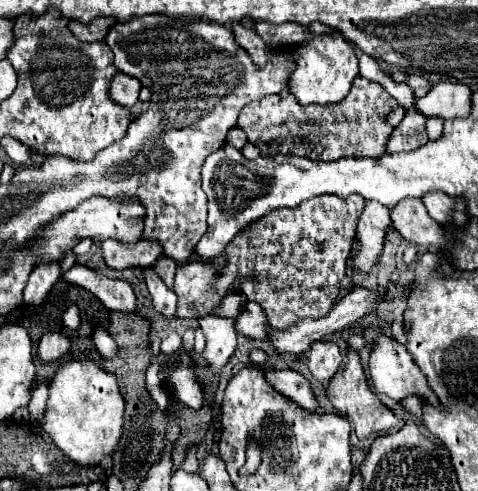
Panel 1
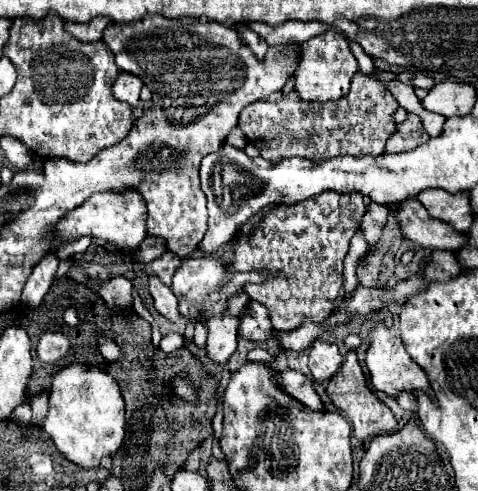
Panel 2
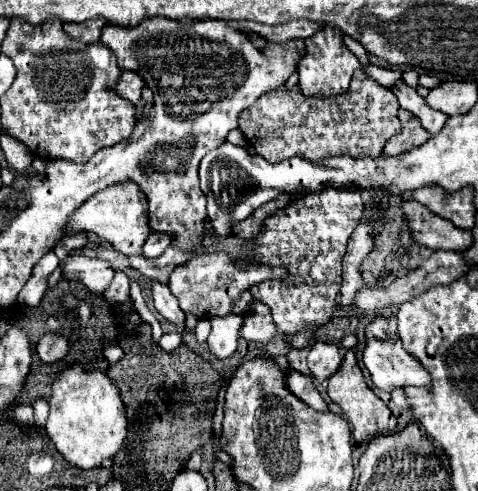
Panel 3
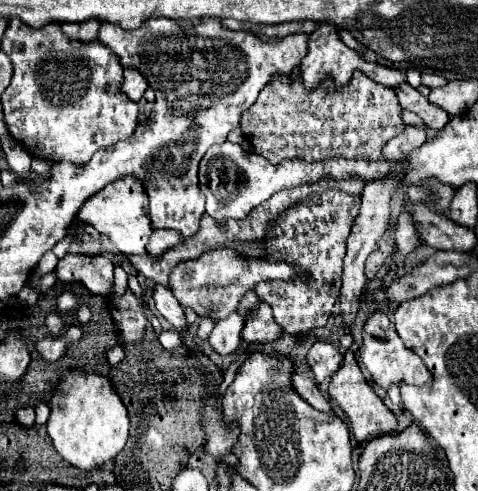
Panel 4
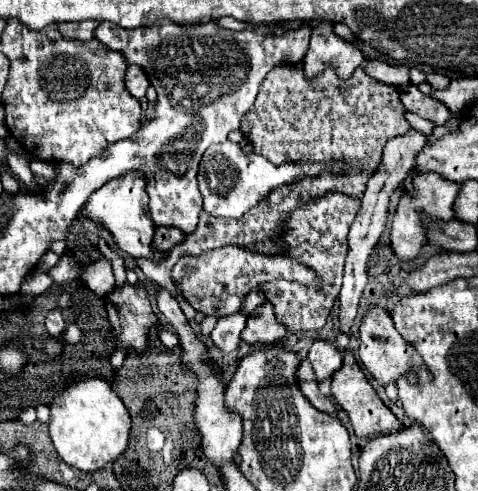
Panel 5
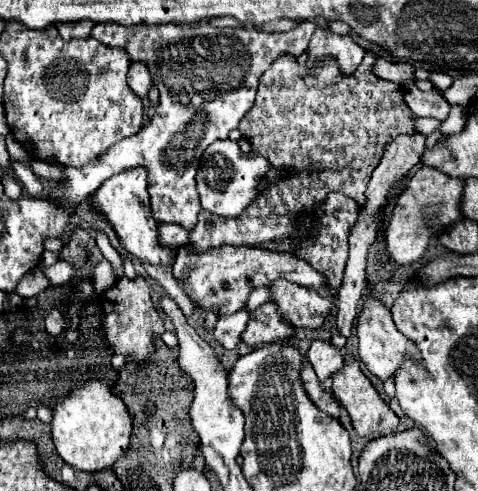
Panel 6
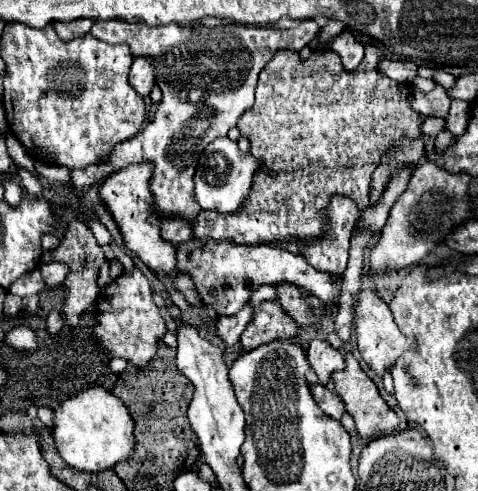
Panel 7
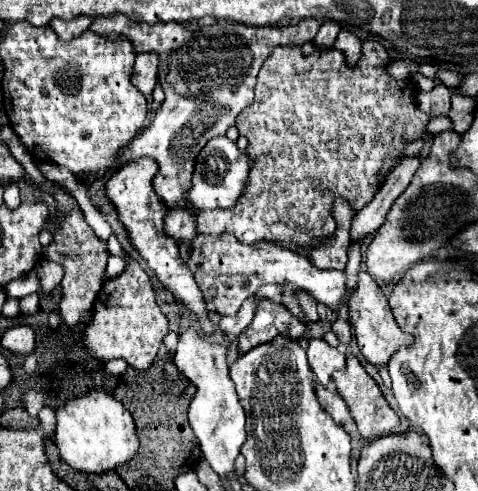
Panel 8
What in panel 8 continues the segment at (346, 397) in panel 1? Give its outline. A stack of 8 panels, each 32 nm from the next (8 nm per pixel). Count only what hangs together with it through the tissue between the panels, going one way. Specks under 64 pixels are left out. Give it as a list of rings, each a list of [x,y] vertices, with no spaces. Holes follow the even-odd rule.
[[[346,354],[346,370],[334,372],[332,380],[336,384],[336,392],[348,404],[348,410],[354,416],[358,432],[362,434],[362,438],[372,438],[374,440],[374,438],[382,438],[382,436],[388,436],[388,434],[398,430],[398,414],[388,406],[388,402],[384,400],[378,384],[366,374],[362,364],[356,360],[356,356]]]

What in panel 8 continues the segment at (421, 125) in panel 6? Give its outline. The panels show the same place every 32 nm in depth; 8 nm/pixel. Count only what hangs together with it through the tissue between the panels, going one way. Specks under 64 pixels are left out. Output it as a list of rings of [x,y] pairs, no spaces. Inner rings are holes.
[[[430,118],[428,124],[426,124],[426,134],[434,136],[434,134],[438,134],[440,130],[448,130],[450,126],[452,126],[452,124],[450,124],[448,118]]]

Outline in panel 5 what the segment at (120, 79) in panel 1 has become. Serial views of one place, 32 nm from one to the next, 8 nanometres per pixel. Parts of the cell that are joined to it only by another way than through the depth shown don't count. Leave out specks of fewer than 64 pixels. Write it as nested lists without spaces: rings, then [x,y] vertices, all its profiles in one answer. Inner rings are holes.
[[[128,66],[126,68],[126,80],[124,82],[126,82],[128,92],[132,96],[136,96],[136,100],[144,98],[146,90],[150,86],[150,82],[148,82],[148,78],[146,78],[146,74],[144,74],[144,70],[140,66]]]

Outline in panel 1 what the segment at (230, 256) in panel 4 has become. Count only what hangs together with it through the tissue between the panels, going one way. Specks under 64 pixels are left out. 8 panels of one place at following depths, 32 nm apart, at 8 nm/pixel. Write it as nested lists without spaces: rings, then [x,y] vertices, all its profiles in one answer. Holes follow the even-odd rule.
[[[188,262],[178,268],[174,278],[174,294],[178,296],[176,318],[204,318],[214,306],[220,304],[222,296],[212,290],[212,280],[218,270],[210,262]]]

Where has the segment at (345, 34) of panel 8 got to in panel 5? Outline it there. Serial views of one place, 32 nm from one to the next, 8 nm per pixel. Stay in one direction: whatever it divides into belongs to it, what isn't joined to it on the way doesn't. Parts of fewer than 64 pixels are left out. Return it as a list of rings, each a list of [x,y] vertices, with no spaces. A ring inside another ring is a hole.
[[[318,22],[304,56],[304,76],[306,80],[314,80],[326,68],[334,68],[336,76],[344,80],[350,78],[356,68],[366,70],[366,60],[358,46],[352,46],[334,34],[332,24]]]

